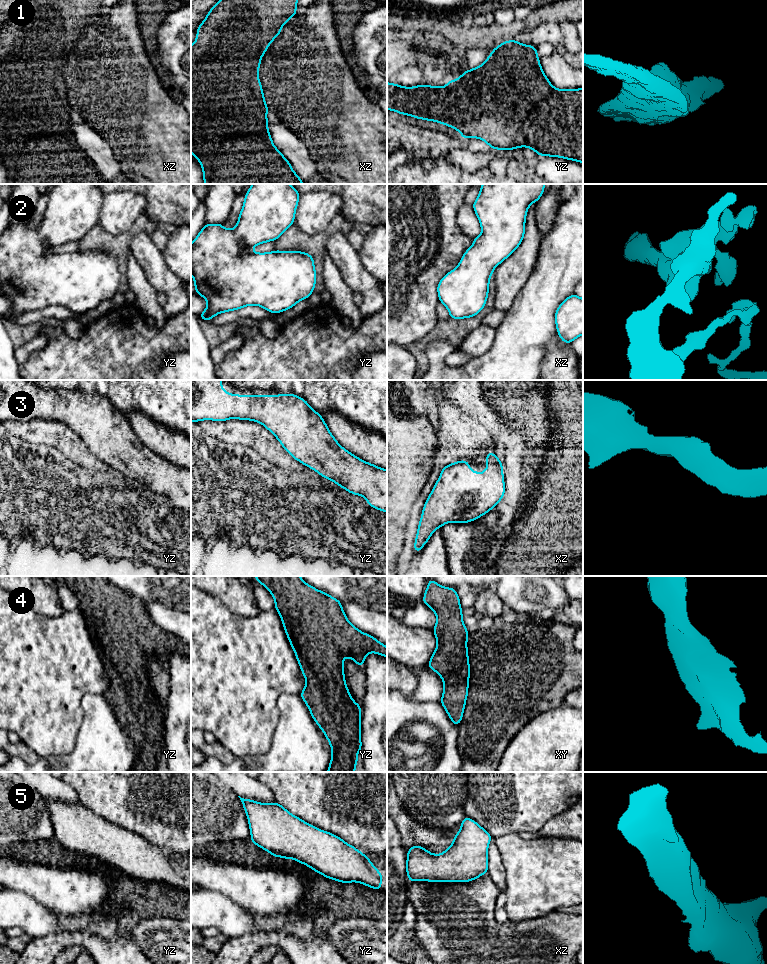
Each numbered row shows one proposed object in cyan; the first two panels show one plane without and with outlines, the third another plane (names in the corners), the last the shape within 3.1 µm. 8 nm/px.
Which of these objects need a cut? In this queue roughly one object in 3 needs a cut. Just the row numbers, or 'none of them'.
none of them

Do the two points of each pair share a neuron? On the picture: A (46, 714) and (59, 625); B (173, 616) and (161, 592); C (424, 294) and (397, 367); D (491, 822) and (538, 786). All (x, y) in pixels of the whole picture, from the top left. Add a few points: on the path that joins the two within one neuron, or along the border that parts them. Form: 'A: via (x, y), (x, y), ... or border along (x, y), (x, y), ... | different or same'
A: via (46, 692), (46, 666), (56, 656), (59, 647) | same
B: border along (146, 601), (159, 601), (180, 612) | different
C: border along (397, 343), (403, 346) | different
D: via (503, 810), (526, 787) | same

